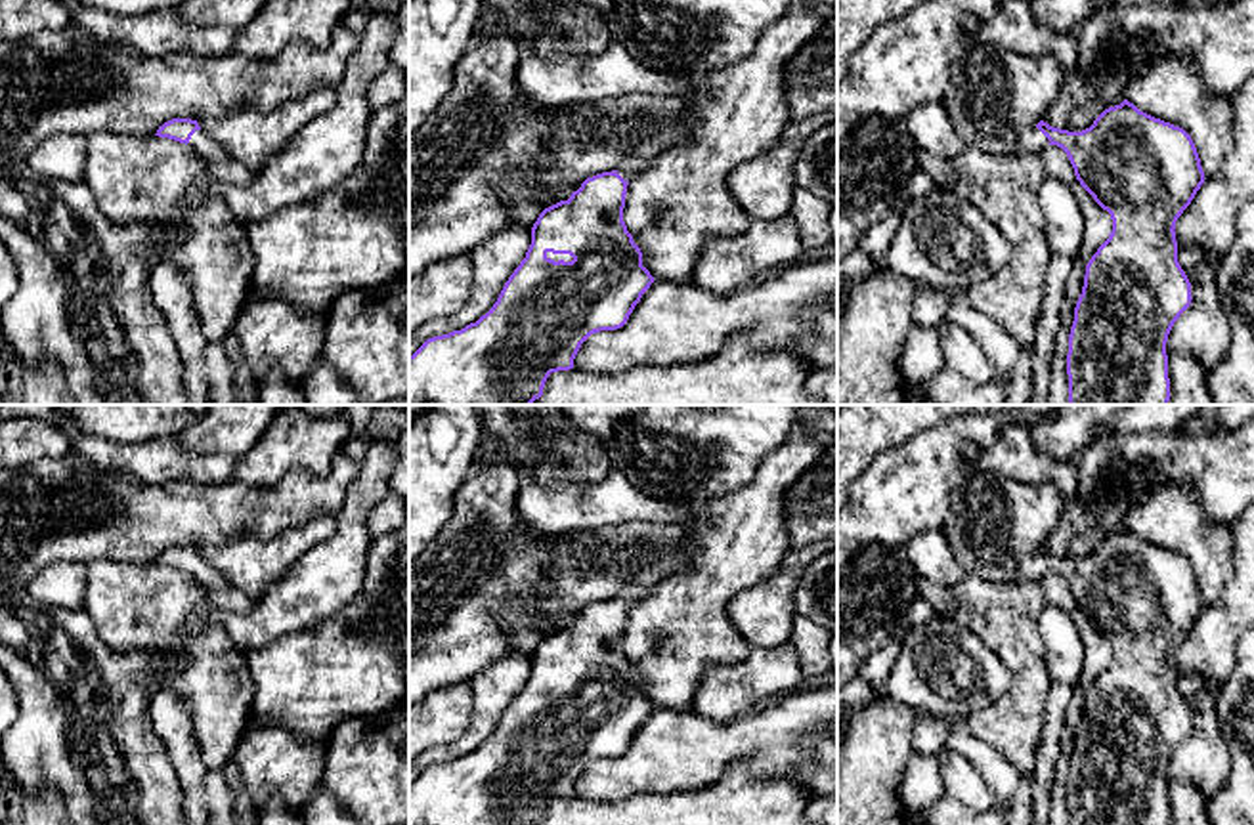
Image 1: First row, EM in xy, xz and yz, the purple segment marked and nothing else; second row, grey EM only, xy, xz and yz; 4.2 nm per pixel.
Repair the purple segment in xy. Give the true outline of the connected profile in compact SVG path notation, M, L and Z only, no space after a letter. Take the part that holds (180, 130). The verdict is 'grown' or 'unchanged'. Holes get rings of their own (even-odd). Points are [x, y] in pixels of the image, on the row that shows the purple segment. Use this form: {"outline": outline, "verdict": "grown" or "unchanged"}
{"outline": "M172 118L159 126L155 136L185 143L205 160L224 160L229 157L227 149L210 139L199 122L191 118Z", "verdict": "grown"}

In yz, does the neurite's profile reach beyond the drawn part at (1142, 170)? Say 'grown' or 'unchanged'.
grown

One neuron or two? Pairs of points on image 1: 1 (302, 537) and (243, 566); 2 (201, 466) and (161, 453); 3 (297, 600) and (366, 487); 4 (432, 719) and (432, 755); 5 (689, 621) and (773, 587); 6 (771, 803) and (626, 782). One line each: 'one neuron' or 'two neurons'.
1: one neuron
2: one neuron
3: one neuron
4: two neurons
5: two neurons
6: two neurons

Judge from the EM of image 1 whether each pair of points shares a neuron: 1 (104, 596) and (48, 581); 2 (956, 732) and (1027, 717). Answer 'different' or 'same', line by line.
1: different
2: different

